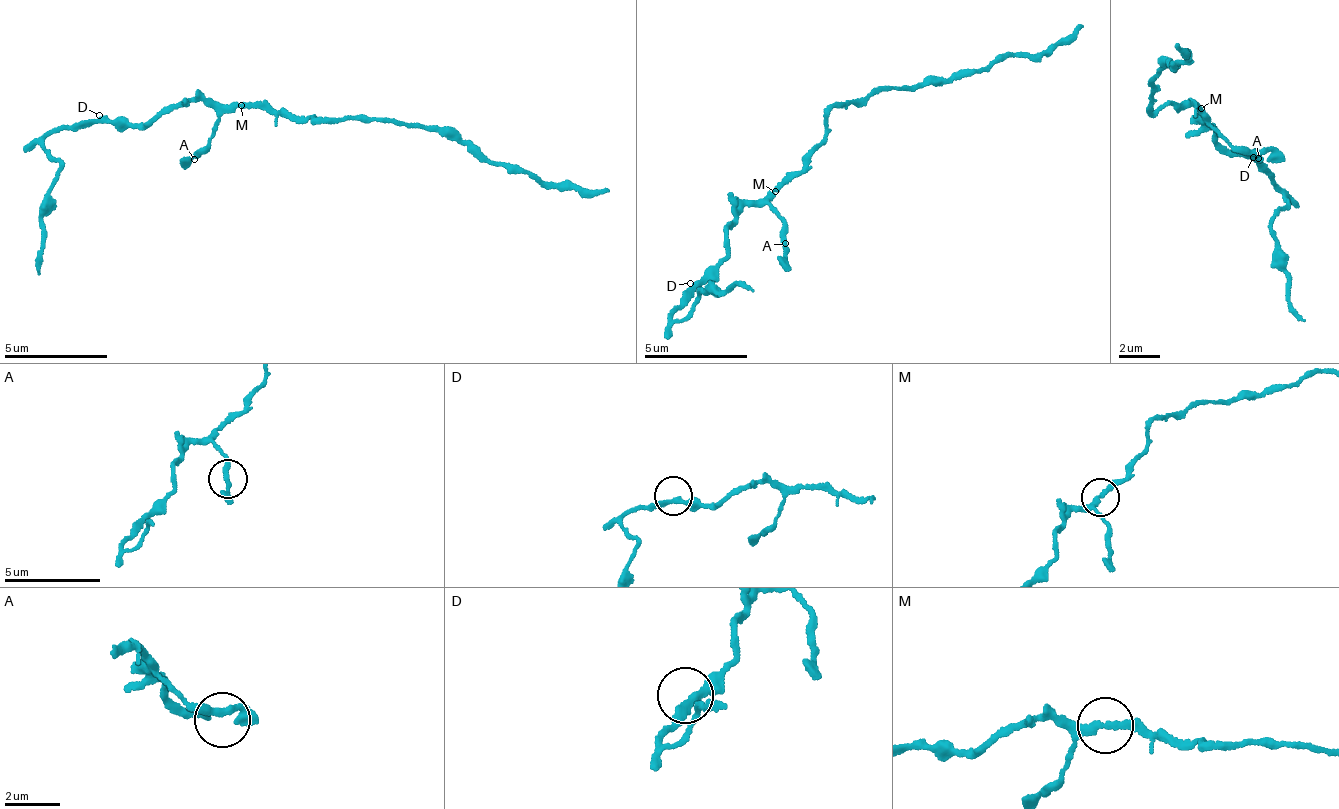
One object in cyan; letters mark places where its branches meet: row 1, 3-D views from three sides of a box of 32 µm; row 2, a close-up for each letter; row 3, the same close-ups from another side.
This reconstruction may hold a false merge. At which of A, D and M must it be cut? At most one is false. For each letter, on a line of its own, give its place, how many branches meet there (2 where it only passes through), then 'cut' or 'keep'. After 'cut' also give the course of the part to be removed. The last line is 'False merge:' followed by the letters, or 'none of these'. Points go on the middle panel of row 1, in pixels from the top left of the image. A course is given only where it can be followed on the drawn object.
A: (785, 243) | 2 | keep
D: (690, 283) | 2 | keep
M: (775, 191) | 2 | keep
False merge: none of these

